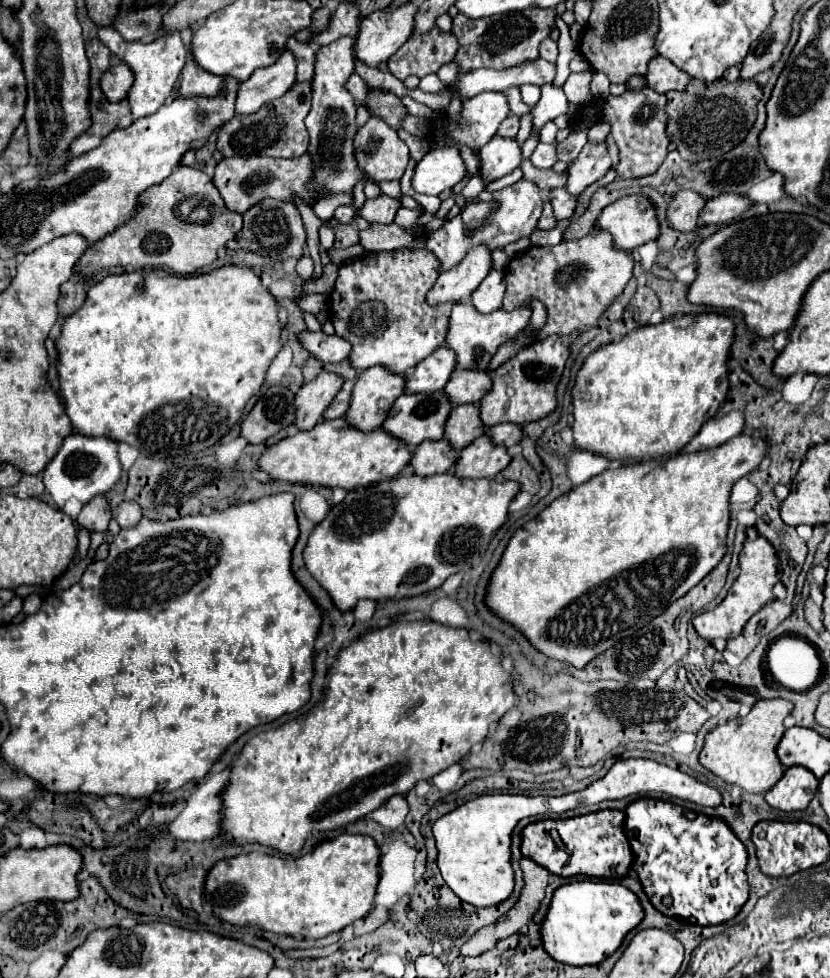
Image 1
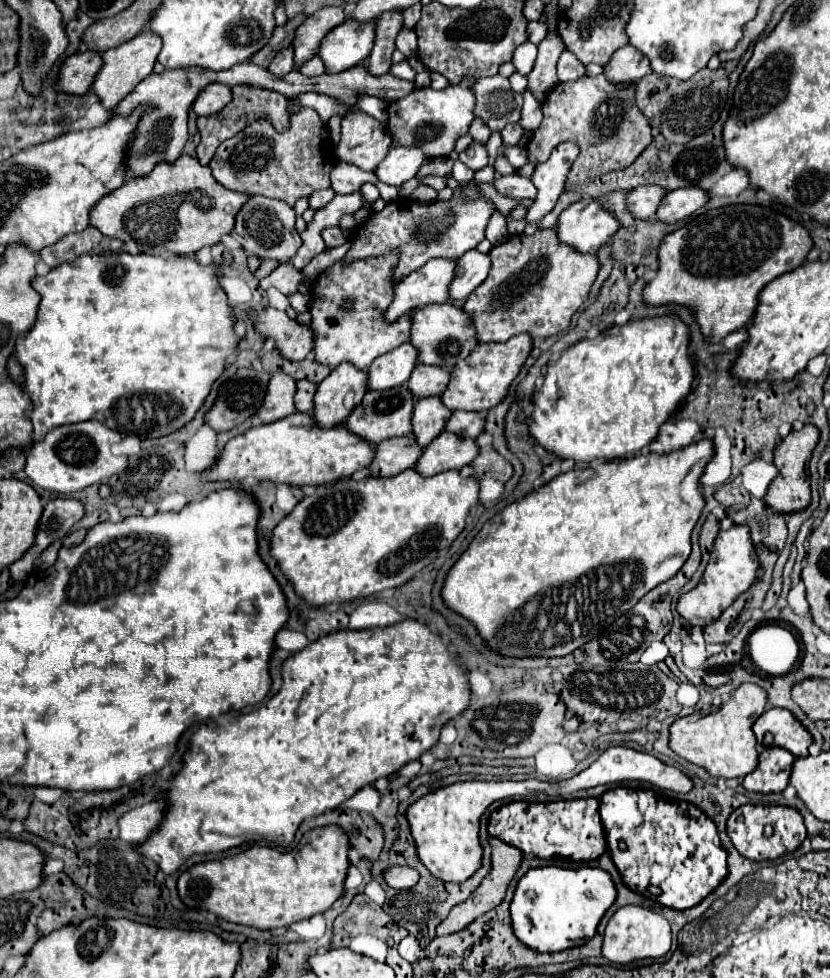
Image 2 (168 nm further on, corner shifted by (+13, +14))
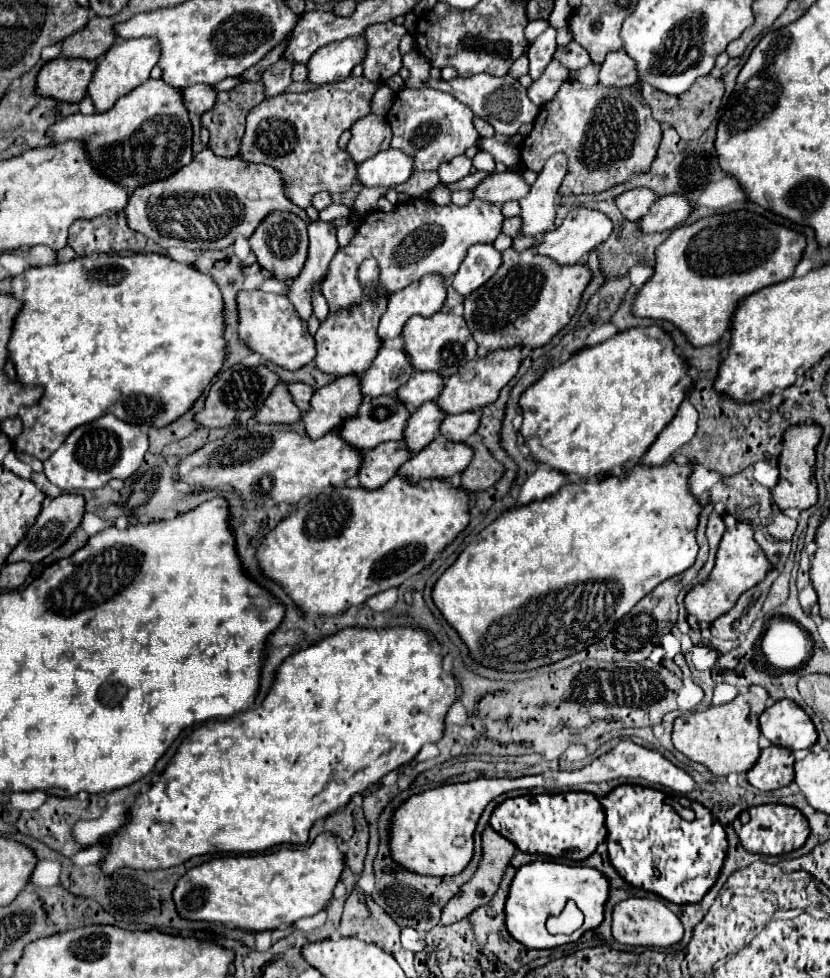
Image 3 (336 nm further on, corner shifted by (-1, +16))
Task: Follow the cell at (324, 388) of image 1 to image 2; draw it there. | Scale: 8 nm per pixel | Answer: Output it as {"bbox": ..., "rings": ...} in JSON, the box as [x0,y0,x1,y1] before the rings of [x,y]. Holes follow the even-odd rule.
{"bbox":[256,372,294,424],"rings":[[[276,372],[268,382],[268,390],[256,418],[262,424],[270,424],[294,414],[294,382],[288,374]]]}

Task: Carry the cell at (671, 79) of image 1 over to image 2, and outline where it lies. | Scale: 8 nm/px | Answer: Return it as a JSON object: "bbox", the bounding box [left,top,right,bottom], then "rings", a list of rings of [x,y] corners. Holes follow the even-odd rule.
{"bbox":[604,44,650,84],"rings":[[[630,44],[618,48],[604,64],[604,76],[612,84],[634,84],[646,74],[650,74],[650,64]]]}

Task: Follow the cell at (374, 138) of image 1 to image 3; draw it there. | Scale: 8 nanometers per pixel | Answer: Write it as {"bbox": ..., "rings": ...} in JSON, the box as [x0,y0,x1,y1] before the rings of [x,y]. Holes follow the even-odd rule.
{"bbox":[346,114,392,164],"rings":[[[368,114],[356,120],[350,132],[352,132],[352,138],[348,142],[346,152],[352,156],[356,164],[362,164],[362,160],[368,160],[378,152],[390,148],[392,128],[384,116]]]}

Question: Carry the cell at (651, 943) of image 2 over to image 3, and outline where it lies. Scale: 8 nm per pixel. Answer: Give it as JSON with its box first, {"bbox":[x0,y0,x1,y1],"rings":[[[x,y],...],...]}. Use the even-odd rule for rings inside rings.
{"bbox":[612,898,684,948],"rings":[[[628,898],[620,904],[616,904],[612,912],[612,934],[614,940],[622,946],[648,946],[648,948],[668,948],[672,944],[678,944],[684,936],[684,928],[680,924],[680,918],[668,910],[660,900],[650,898]]]}

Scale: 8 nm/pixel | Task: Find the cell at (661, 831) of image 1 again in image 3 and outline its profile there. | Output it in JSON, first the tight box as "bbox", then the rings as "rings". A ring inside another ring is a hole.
{"bbox":[602,784,728,904],"rings":[[[622,784],[602,800],[608,826],[608,854],[612,866],[628,884],[654,892],[674,904],[696,904],[716,884],[728,854],[728,840],[722,824],[698,802],[678,796],[682,808],[694,812],[694,820],[684,820],[672,798],[644,786]]]}

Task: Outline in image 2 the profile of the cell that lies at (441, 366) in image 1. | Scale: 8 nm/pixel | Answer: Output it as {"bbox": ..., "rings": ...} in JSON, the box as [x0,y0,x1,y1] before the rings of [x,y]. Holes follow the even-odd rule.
{"bbox":[368,342,418,390],"rings":[[[410,342],[378,356],[368,366],[368,390],[388,390],[402,386],[410,376],[410,370],[418,364],[418,356]]]}

